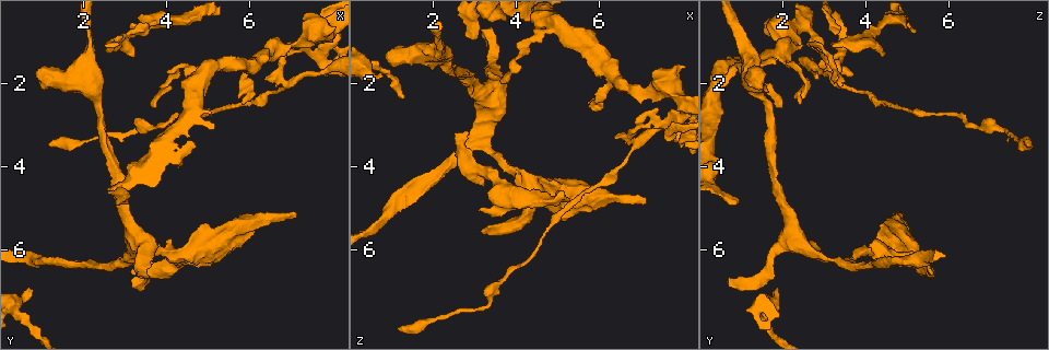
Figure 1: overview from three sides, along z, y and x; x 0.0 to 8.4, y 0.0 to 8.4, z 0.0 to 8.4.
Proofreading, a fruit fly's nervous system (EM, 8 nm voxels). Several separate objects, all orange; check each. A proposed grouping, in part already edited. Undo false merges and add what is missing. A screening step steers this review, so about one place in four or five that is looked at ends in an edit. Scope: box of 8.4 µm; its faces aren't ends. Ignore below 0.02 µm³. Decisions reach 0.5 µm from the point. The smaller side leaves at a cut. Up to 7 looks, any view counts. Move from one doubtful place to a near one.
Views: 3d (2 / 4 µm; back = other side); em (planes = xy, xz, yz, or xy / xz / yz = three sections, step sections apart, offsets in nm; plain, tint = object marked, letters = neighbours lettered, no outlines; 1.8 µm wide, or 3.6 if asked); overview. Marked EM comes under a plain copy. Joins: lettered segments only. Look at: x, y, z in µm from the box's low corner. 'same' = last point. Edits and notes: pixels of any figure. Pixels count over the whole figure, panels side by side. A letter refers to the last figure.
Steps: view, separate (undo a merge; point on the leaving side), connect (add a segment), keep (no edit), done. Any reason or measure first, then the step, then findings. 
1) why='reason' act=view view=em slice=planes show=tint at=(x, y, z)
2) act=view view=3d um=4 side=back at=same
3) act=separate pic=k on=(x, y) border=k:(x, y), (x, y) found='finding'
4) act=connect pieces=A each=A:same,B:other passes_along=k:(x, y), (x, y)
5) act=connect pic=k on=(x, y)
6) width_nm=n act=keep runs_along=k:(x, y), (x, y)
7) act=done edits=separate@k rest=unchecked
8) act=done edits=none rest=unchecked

why='an open end' act=view view=em slice=xz step=16 show=tint at=(2.75, 4.85, 0.90)

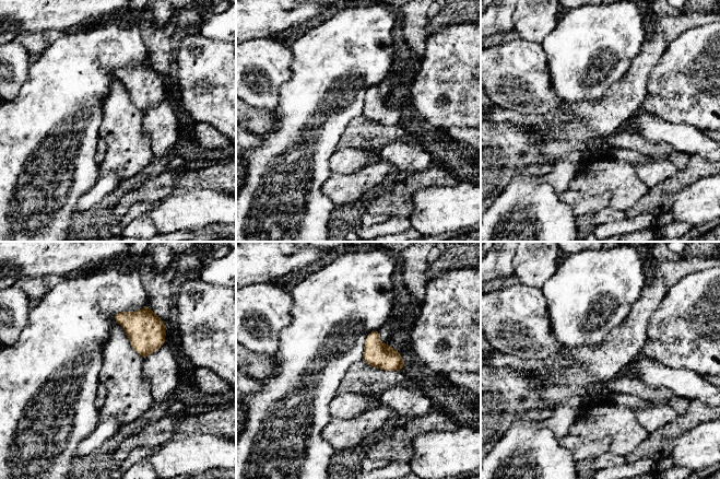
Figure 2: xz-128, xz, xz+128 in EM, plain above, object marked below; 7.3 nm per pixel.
act=view view=em slice=yz step=4 show=letters at=same

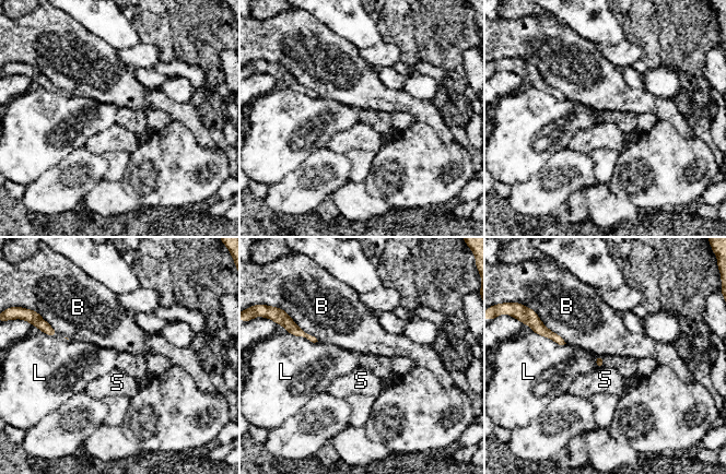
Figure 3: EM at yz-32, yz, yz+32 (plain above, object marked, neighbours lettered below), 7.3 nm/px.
act=keep each=B:other,L:other,S:other border=3:(536, 332), (559, 344), (565, 344) found='none of them fits'

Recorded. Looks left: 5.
act=view view=em slice=planes show=letters at=(3.20, 6.60, 0.70)

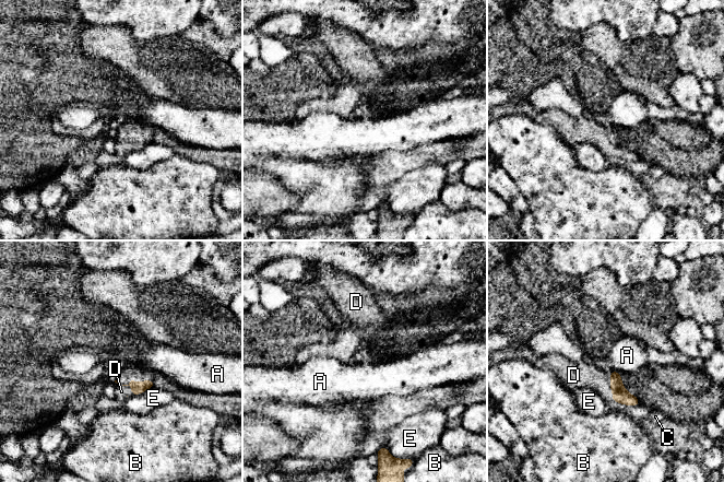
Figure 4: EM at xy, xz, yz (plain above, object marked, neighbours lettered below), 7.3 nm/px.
act=connect pieces=D each=A:other,B:other,C:other,D:same,E:other passes_along=4:(142, 386), (125, 385), (121, 391) found='the neuron continues'

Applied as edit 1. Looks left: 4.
act=view view=overview

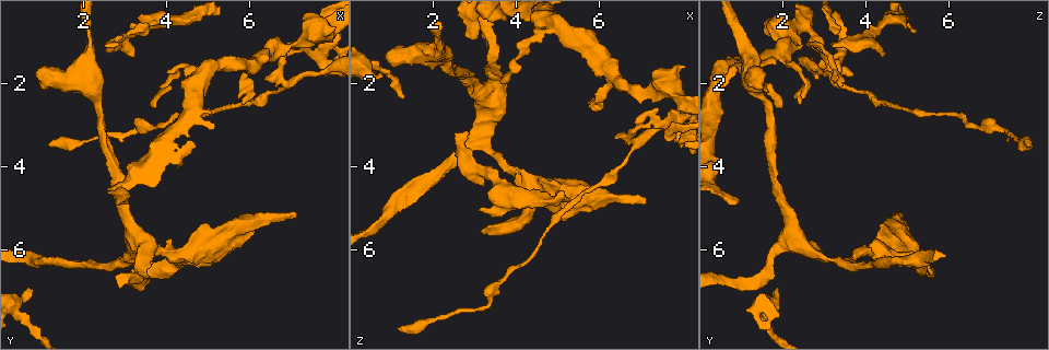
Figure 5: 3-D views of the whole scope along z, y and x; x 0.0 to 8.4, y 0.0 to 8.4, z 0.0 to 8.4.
why='thick turns thin' act=view view=em slice=planes show=letters at=(6.40, 1.25, 1.95)

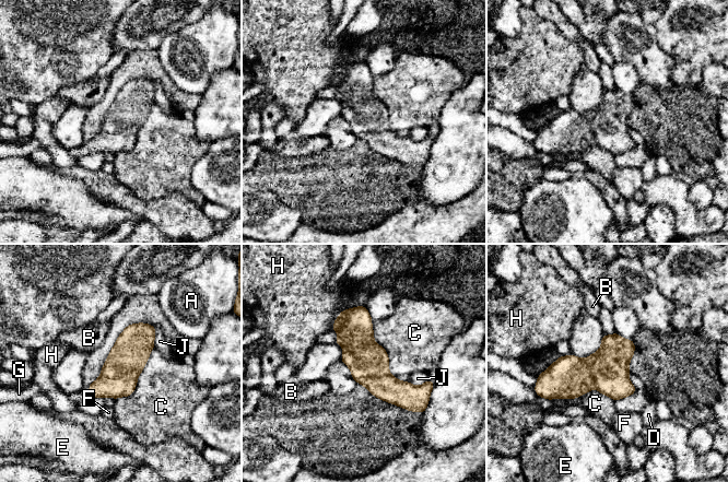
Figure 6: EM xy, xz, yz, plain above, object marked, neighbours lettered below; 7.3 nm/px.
width_nm=280 longest_contact=C:650nm act=keep each=A:other,B:other,C:other,D:other,E:other,F:other,G:other,H:other,J:other found='all the same neuron'

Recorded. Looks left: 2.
act=done edits=connect@4 rest=unchecked

